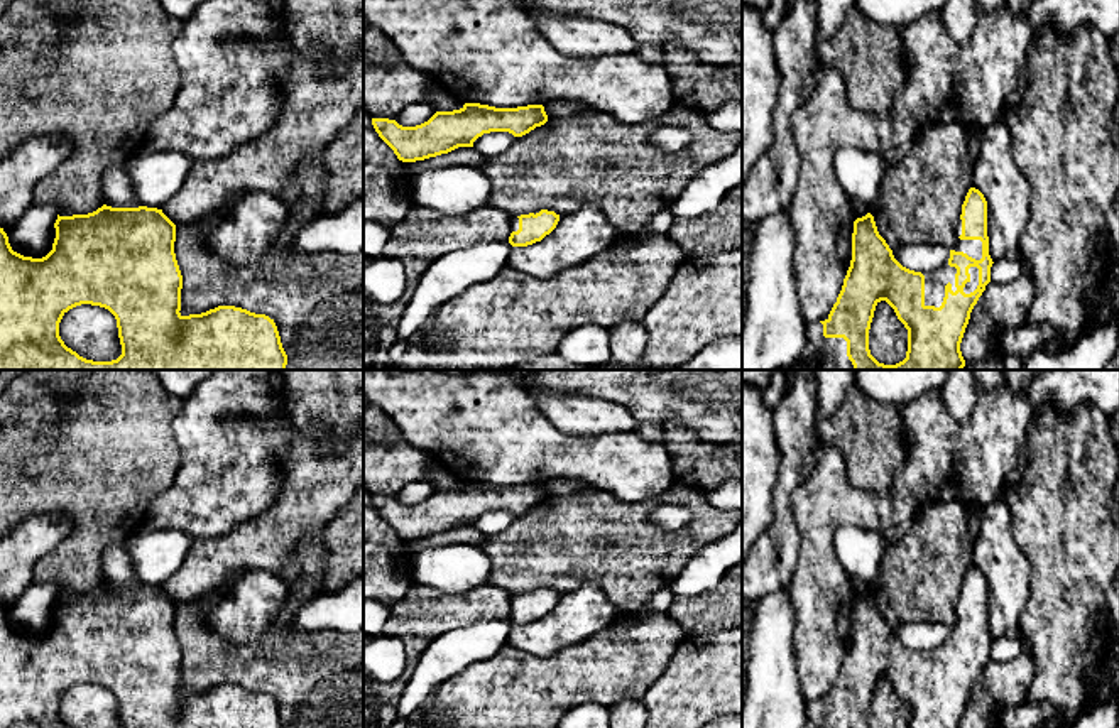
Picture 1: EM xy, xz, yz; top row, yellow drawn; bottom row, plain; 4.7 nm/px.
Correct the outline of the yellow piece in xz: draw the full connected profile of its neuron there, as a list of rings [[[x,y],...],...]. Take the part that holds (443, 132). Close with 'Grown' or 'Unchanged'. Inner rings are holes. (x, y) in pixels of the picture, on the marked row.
[[[465,103],[460,110],[436,111],[428,122],[402,127],[396,120],[372,118],[363,108],[363,169],[380,171],[384,162],[402,171],[406,162],[473,147],[483,133],[509,132],[522,137],[548,122],[543,105],[495,108]]]. Grown

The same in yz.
[[[970,187],[957,226],[958,240],[950,258],[933,272],[921,274],[903,267],[879,235],[874,216],[867,213],[854,221],[852,260],[842,291],[825,321],[806,324],[805,350],[796,370],[962,370],[965,360],[960,343],[970,312],[991,282],[992,258],[987,236],[987,201]],[[886,301],[908,329],[906,358],[896,365],[879,363],[869,350],[869,329],[876,306]]]. Grown

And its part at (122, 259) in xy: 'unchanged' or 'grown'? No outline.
unchanged

